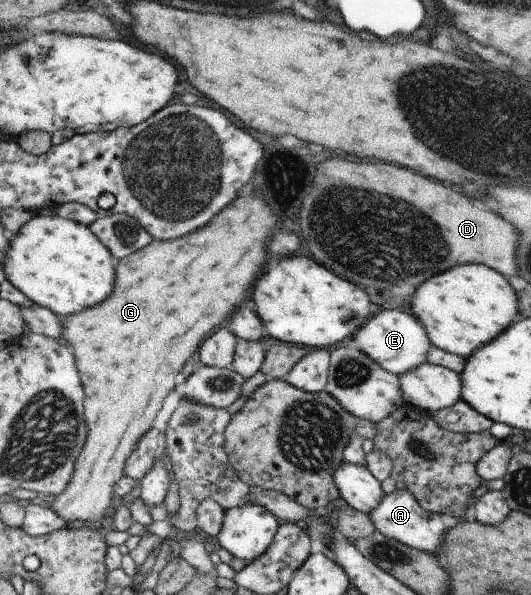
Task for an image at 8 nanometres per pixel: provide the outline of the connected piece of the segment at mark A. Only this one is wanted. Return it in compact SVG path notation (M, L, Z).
M406 488L394 490L386 495L382 499L382 503L370 513L370 519L376 525L376 529L386 537L401 541L410 547L424 550L429 554L438 551L438 547L442 543L442 535L453 523L452 519L443 514L428 513L428 510L424 509L418 499Z

